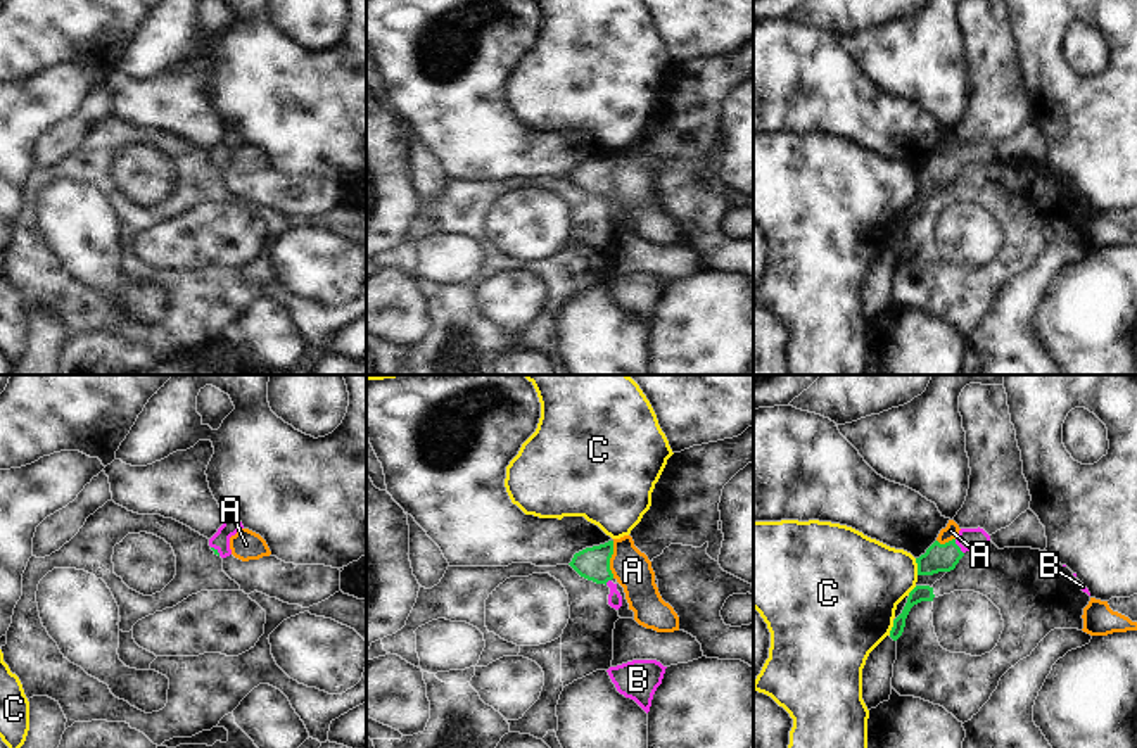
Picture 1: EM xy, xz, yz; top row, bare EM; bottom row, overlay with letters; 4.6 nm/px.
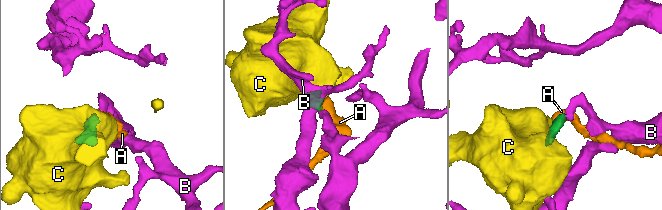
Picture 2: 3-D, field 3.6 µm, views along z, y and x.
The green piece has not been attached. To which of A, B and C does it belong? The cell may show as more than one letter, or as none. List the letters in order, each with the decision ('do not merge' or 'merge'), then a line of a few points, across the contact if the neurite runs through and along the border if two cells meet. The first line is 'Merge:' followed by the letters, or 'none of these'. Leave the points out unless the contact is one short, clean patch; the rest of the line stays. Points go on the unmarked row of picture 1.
Merge: B
A: do not merge | xz (614, 154), (610, 168), (612, 190)
B: merge | yz (939, 170), (946, 170), (958, 159), (968, 152)
C: do not merge

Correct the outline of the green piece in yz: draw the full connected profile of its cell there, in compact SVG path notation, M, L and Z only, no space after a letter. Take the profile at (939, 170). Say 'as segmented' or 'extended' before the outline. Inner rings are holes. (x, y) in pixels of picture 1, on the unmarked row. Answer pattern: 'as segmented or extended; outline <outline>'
extended; outline M961 142L952 154L945 157L935 154L924 168L916 171L918 188L950 185L966 164L980 166L988 155L990 149L983 142Z

